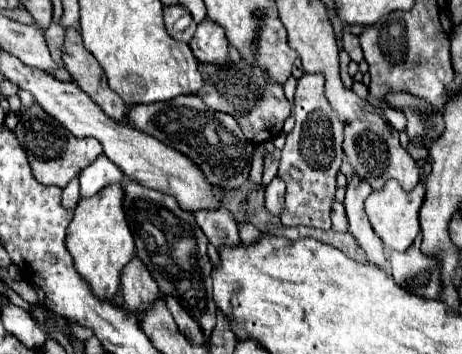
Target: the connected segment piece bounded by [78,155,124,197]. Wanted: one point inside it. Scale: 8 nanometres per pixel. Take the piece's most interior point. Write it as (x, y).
(102, 172)

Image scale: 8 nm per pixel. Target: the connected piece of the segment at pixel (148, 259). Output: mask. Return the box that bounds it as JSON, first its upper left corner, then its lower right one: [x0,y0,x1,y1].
[124,181,216,337]

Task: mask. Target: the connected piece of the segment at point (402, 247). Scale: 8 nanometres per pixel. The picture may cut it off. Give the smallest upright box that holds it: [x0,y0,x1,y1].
[366,179,426,251]

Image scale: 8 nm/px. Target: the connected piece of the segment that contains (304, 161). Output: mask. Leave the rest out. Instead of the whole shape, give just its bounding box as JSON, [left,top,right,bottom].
[278,73,342,231]

